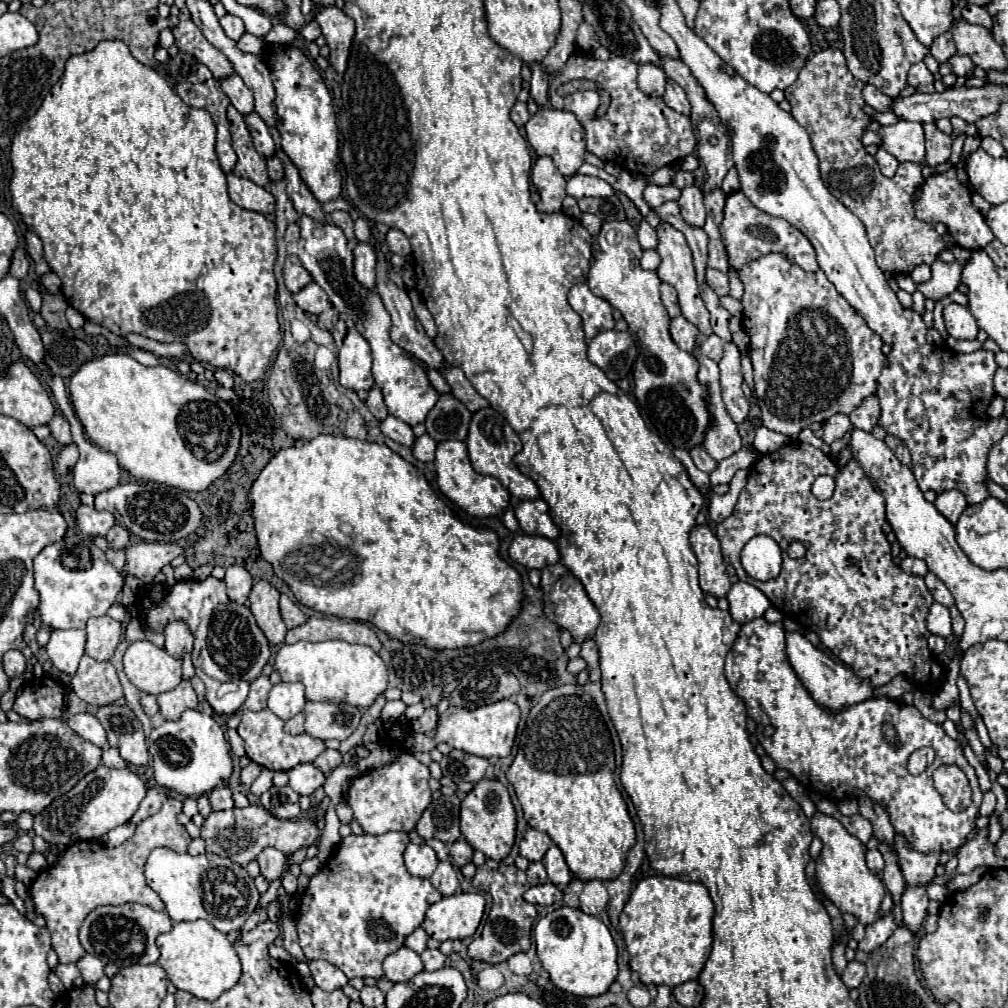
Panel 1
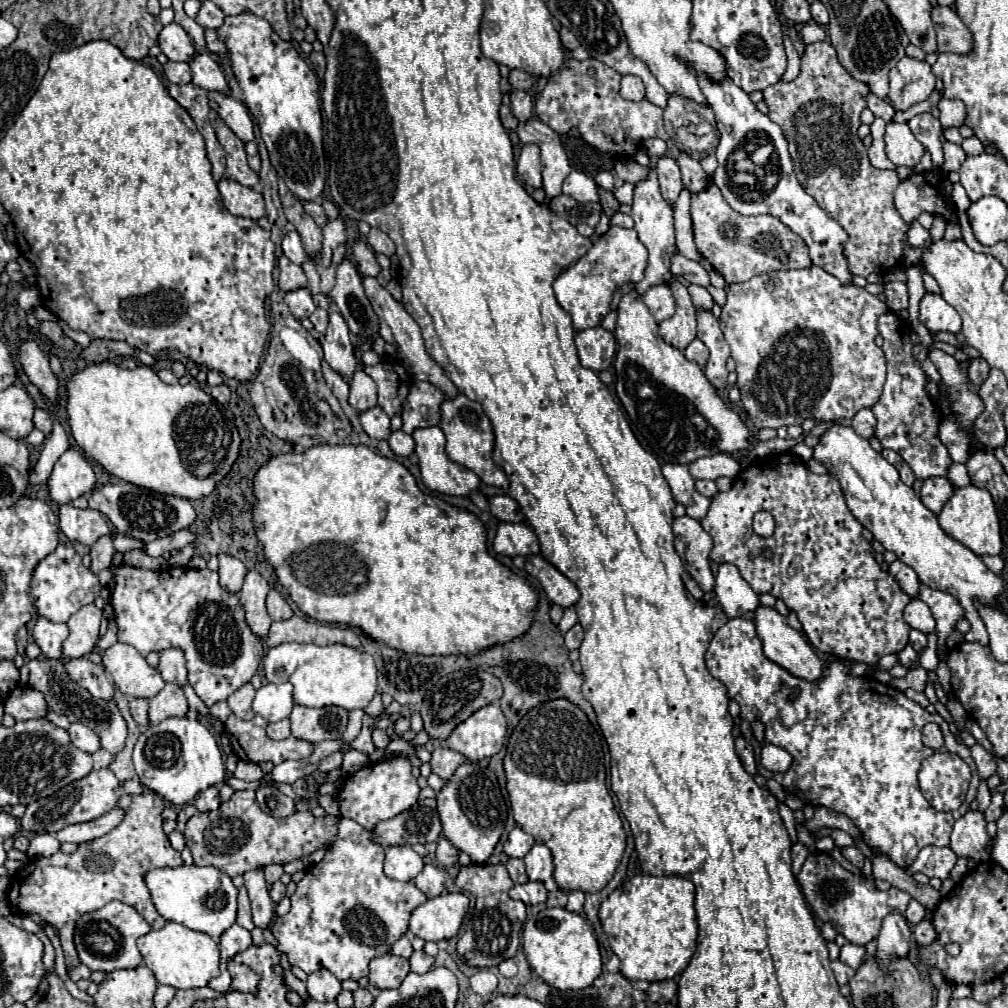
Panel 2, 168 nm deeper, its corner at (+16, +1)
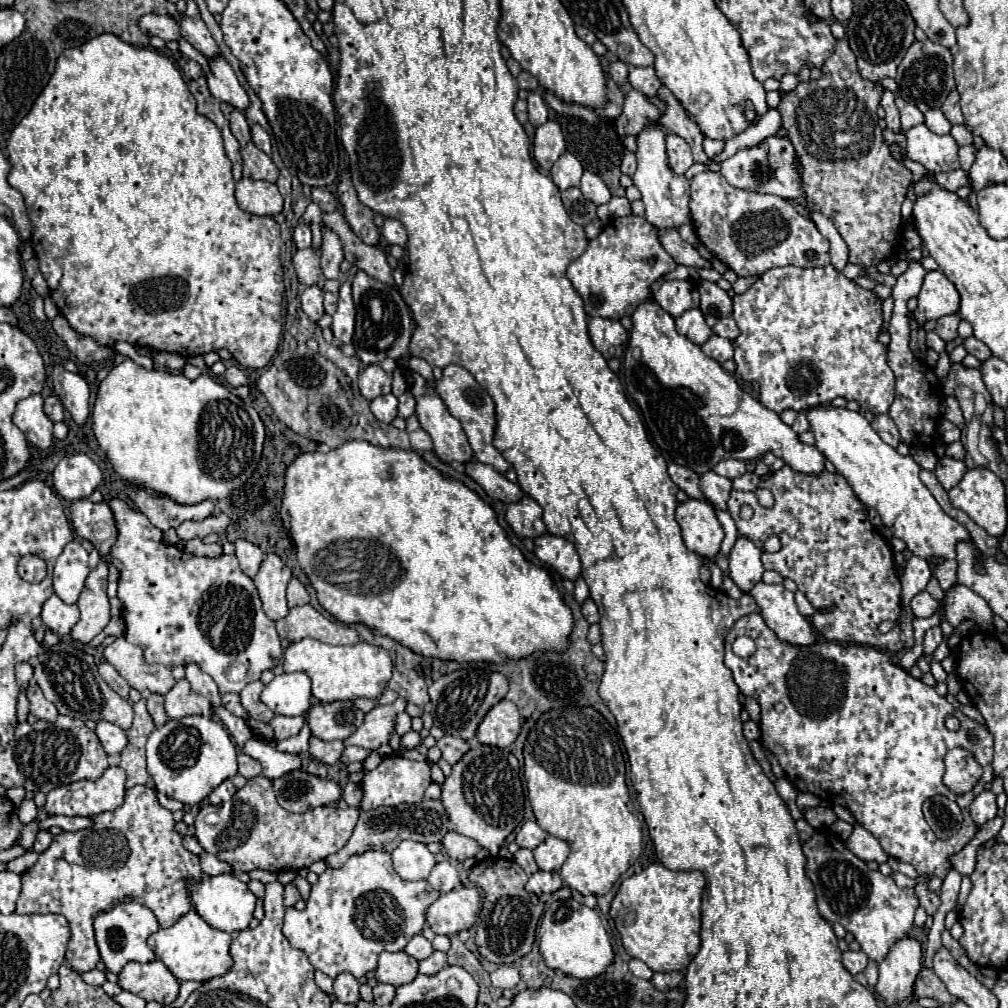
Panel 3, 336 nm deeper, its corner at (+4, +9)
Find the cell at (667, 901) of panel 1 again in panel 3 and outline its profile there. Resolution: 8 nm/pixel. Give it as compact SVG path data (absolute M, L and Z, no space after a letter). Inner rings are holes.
M650 864L640 874L622 880L612 900L610 916L632 958L642 960L654 972L684 972L700 950L700 902L706 878L698 870L674 872L662 864Z

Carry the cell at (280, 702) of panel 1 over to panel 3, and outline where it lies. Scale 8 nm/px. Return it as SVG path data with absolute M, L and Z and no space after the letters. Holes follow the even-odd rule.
M304 672L280 674L266 684L260 700L284 716L302 716L310 708L310 678Z

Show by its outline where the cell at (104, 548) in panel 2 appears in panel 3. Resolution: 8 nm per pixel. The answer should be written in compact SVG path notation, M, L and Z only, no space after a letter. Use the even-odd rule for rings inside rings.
M106 554L100 564L90 572L86 586L76 602L80 608L80 620L72 628L72 638L82 644L88 644L110 622L110 602L106 594L106 576L110 560L110 554Z

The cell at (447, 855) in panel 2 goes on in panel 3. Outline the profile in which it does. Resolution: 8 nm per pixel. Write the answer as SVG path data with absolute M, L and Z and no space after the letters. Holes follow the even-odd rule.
M450 831L444 836L442 846L448 852L448 856L458 862L464 862L470 856L476 856L476 852L480 850L480 846L472 838L466 838L454 831Z

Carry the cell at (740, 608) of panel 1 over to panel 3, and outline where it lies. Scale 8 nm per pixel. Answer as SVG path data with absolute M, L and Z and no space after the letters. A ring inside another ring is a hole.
M738 538L728 560L730 560L730 578L736 582L736 586L742 592L750 592L756 582L762 580L762 562L760 562L762 550L756 548L748 538Z

